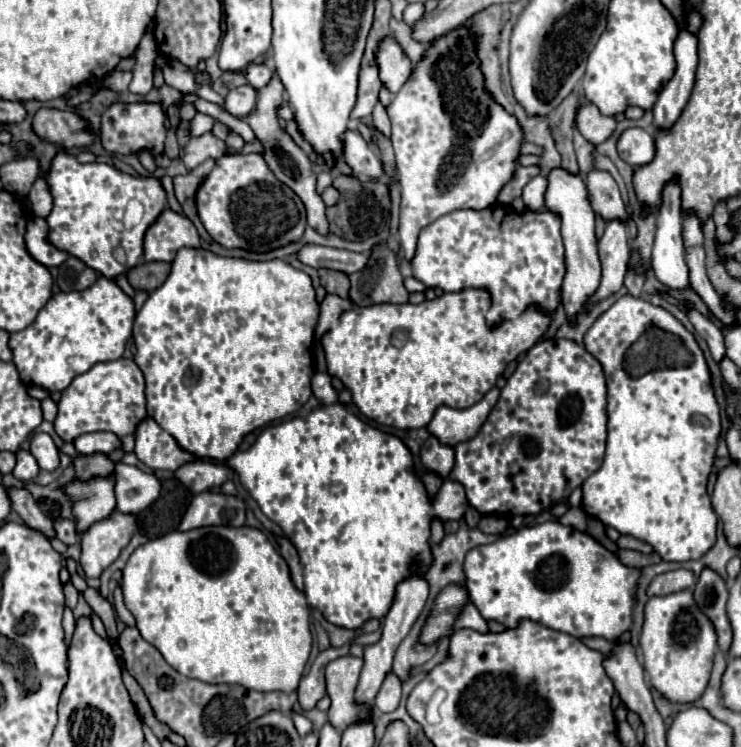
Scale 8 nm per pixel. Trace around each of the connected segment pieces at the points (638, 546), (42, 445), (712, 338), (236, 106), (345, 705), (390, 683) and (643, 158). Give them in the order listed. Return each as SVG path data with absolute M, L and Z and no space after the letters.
M621 535L617 545L619 545L619 549L635 549L635 551L641 551L641 553L651 553L653 551L651 545L643 543L643 541L635 539L635 537L629 537L629 535Z
M35 433L31 439L31 453L37 459L39 467L45 471L59 469L59 449L47 433Z
M689 309L689 321L693 323L695 331L707 341L711 357L715 359L715 363L721 363L721 359L725 357L725 339L723 339L723 331L705 315L701 315L695 309Z
M251 85L235 87L225 97L225 111L233 117L247 117L255 107L255 89Z
M353 655L337 657L325 667L327 695L331 697L329 721L339 731L351 725L351 721L355 721L359 713L371 713L369 709L359 709L359 705L355 705L353 699L361 669L363 669L363 659Z
M389 673L379 695L375 697L375 707L381 713L391 713L397 709L399 699L401 699L401 681L393 673Z
M627 129L617 143L619 157L631 167L641 167L653 161L655 157L655 139L645 129Z

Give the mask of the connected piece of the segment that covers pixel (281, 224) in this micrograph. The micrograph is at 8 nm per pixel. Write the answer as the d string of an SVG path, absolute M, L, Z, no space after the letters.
M233 153L217 159L213 171L197 189L195 203L203 227L225 249L251 249L253 253L267 253L299 241L307 227L303 201L267 169L267 163L259 153Z

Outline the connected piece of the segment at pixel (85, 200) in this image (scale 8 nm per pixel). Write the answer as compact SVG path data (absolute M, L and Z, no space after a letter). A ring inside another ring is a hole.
M57 153L45 181L53 197L53 209L45 217L49 225L47 241L51 245L79 257L87 267L107 279L115 279L143 261L145 231L167 207L167 191L157 177L137 177L107 163L79 163L73 155ZM131 201L143 205L143 223L141 219L133 221L133 225L125 223L125 211Z

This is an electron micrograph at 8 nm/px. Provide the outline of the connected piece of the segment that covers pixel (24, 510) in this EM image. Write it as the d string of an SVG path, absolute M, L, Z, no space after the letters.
M7 487L7 493L11 497L11 503L13 503L13 509L17 511L17 515L31 529L39 531L47 539L55 539L53 521L39 509L39 505L35 503L35 499L31 497L31 493L25 487Z

